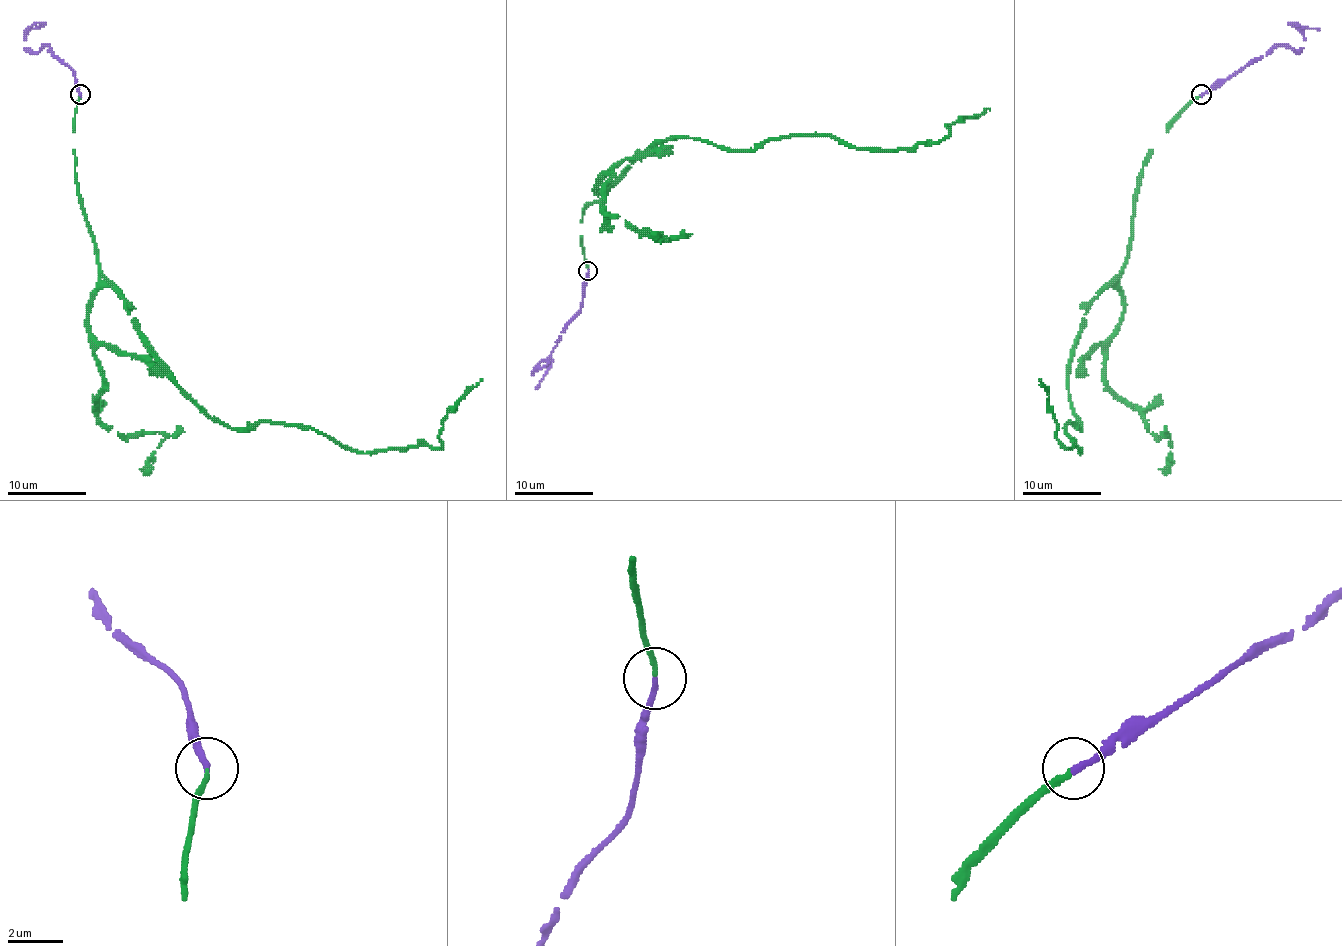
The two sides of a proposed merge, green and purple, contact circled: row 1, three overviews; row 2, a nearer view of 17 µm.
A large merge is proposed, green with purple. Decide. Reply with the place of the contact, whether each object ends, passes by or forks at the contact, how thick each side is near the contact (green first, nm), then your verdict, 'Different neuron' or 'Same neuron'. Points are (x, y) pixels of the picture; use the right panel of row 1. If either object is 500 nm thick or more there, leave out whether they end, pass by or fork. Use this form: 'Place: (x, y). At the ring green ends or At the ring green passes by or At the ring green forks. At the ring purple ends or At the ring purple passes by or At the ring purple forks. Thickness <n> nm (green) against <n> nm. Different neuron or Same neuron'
Place: (1201, 94). At the ring green ends. At the ring purple ends. Thickness 180 nm (green) against 220 nm. Same neuron

